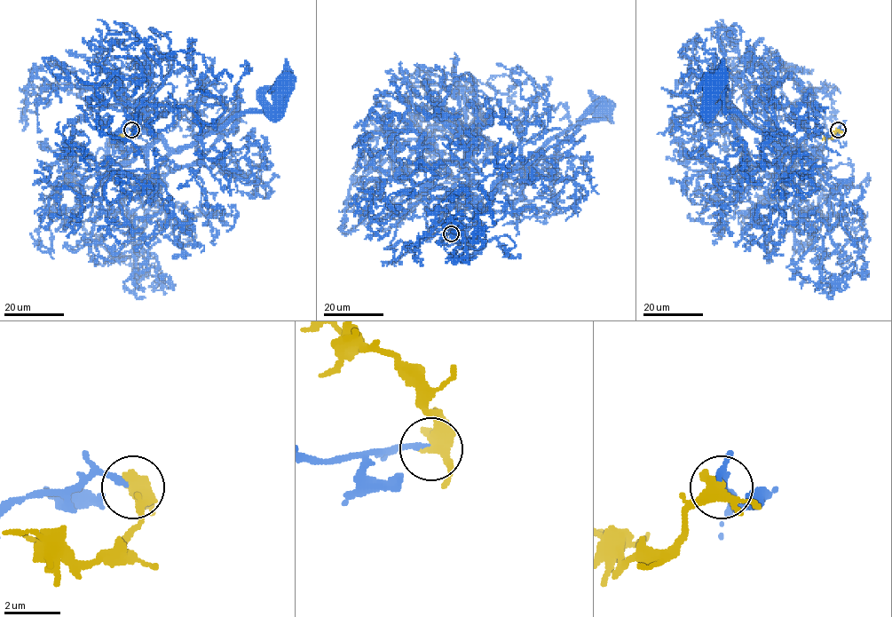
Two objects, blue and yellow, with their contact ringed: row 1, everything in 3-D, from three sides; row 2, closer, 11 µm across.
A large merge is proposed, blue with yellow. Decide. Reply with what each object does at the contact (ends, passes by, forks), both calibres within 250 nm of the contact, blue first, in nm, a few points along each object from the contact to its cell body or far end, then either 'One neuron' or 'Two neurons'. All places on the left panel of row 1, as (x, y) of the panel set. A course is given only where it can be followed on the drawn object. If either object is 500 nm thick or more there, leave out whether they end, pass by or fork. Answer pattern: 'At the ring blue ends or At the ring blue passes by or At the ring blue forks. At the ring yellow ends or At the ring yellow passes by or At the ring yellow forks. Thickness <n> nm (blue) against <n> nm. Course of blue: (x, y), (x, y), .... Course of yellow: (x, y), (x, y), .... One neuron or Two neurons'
At the ring blue ends. At the ring yellow forks. Thickness 180 nm (blue) against 380 nm. Course of blue: (130, 130), (106, 158), (188, 147), (273, 110), (282, 96), (265, 93), (273, 106), (287, 83). Course of yellow: (130, 130), (130, 136), (126, 138), (117, 135). One neuron

